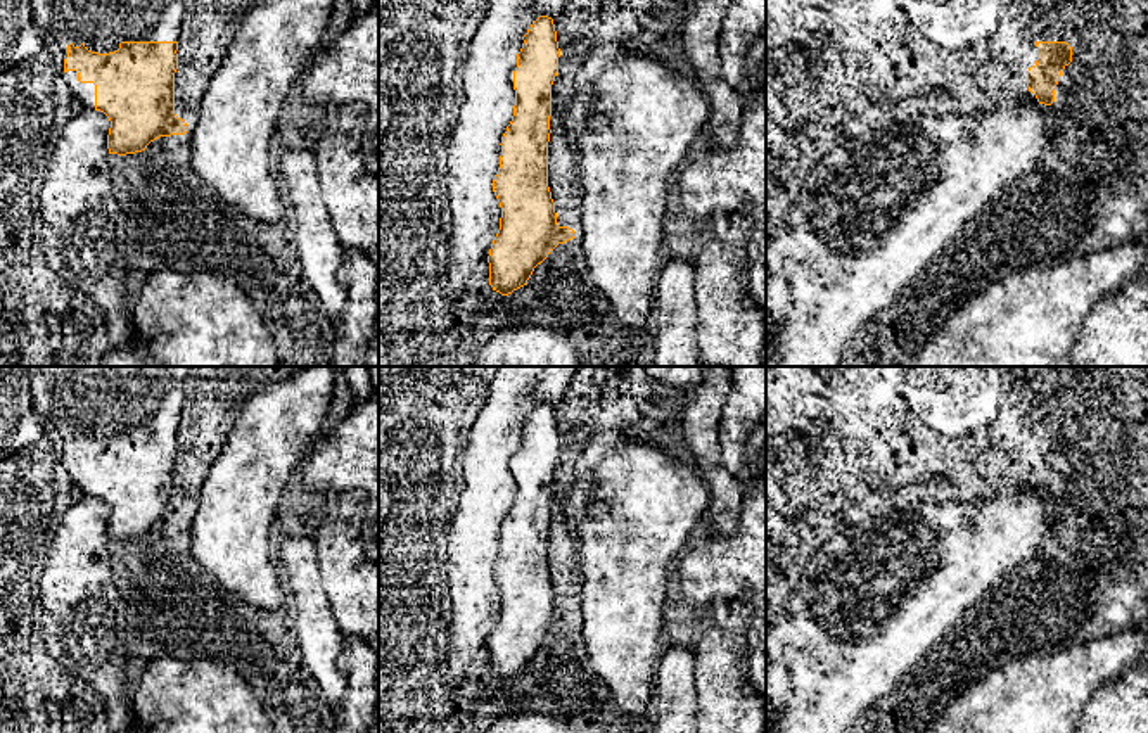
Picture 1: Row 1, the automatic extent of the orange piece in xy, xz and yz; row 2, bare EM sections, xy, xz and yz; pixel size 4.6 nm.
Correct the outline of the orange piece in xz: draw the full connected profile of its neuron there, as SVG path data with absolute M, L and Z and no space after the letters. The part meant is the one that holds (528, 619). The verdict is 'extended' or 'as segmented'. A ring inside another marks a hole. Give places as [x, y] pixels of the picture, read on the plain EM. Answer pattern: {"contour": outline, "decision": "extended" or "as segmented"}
{"contour": "M539 403L533 408L517 441L513 458L515 493L501 524L501 543L493 579L501 595L500 617L491 631L489 672L501 683L527 672L534 655L558 633L576 624L572 615L557 612L555 590L548 574L548 529L552 503L552 472L558 460L560 436L553 406Z", "decision": "as segmented"}

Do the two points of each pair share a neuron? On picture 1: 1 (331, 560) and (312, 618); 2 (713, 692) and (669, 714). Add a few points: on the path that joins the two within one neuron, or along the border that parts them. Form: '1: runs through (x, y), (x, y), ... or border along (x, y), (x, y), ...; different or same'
1: border along (313, 543), (318, 554), (322, 590), (336, 621); different
2: border along (694, 661), (694, 690), (699, 714); different

